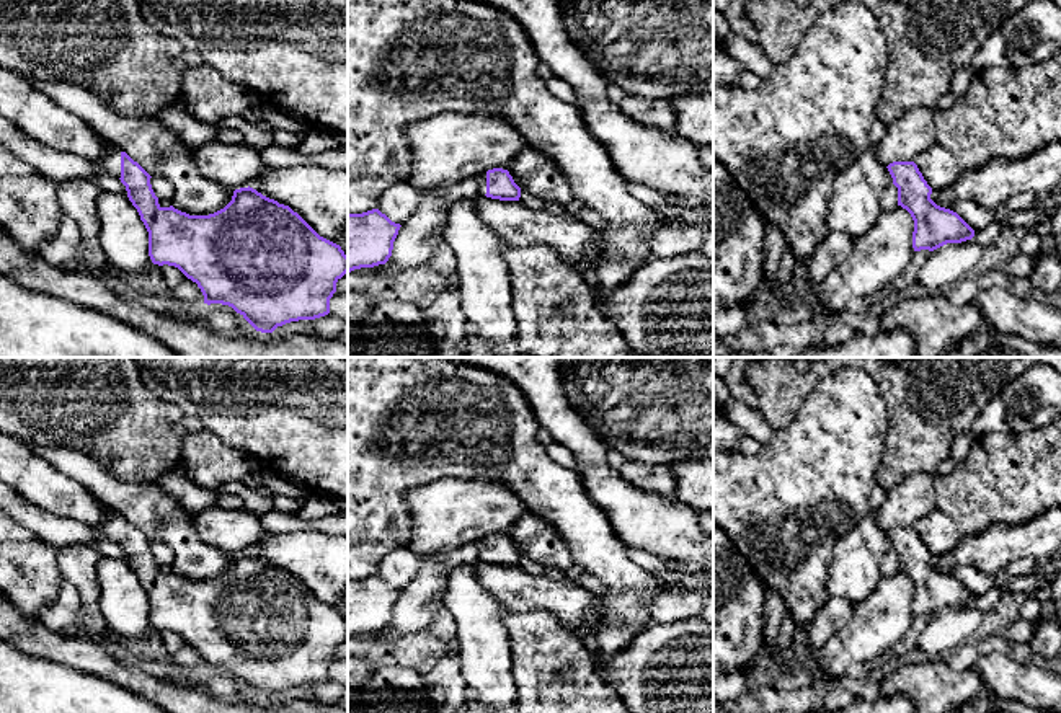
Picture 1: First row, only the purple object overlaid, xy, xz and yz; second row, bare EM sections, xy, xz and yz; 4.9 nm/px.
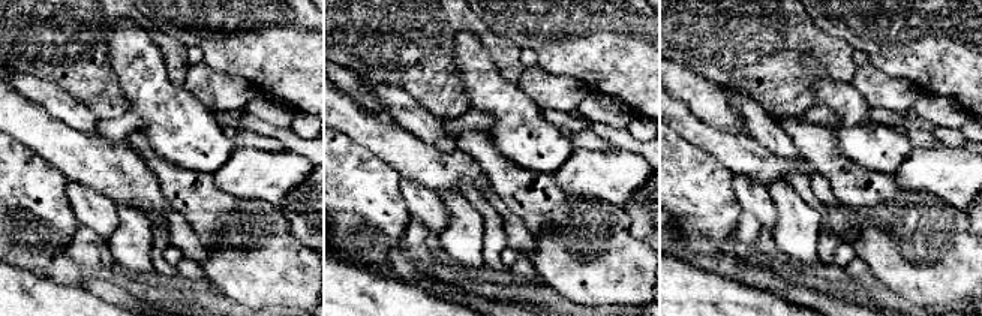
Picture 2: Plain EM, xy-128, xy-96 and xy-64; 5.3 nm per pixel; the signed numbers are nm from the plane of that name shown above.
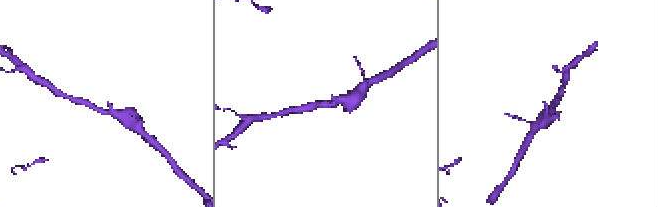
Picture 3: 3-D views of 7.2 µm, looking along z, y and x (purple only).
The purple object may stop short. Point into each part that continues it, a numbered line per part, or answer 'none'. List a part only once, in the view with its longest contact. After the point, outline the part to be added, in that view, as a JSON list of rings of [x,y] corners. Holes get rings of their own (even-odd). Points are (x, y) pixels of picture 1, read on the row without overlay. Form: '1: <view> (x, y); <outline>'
1: xy (111, 521); [[[98,501],[100,503],[100,501]],[[101,504],[103,522],[101,530],[116,543],[121,543],[121,514],[109,509],[106,504]]]

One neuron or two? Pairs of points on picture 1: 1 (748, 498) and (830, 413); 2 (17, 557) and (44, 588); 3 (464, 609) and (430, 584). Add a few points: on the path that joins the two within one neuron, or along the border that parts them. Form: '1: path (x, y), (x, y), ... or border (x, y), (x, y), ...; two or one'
1: path (769, 477), (812, 434); one
2: path (23, 565), (36, 580); one
3: border (449, 573), (444, 609); two

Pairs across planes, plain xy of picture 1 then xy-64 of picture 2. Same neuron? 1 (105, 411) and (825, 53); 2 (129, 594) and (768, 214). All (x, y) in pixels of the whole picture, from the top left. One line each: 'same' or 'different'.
1: same
2: different

